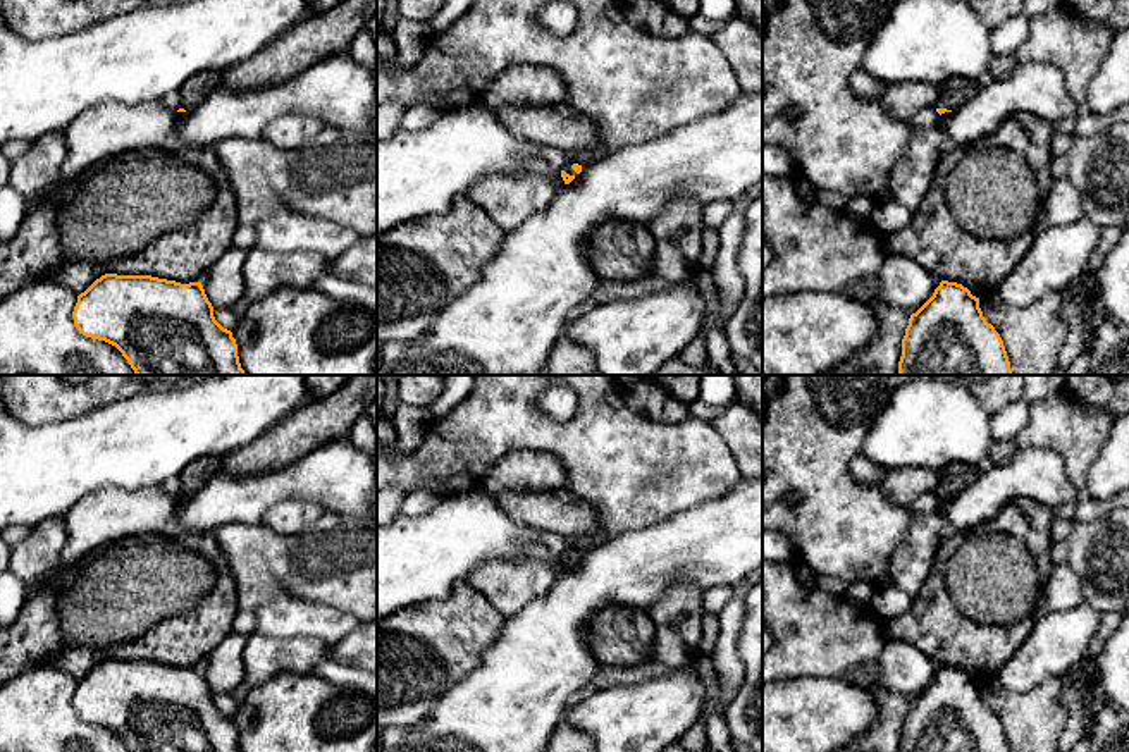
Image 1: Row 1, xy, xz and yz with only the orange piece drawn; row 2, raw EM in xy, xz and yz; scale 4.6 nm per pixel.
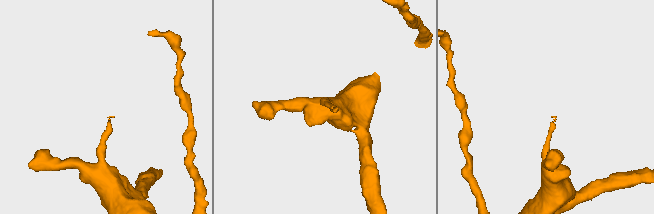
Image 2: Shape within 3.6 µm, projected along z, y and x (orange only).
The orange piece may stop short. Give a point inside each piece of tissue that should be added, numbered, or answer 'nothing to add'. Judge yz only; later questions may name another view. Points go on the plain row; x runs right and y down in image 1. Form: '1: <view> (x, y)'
1: yz (954, 477)

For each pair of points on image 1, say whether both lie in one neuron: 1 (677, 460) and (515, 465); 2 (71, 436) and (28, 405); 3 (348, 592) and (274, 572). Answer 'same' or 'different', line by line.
1: different
2: different
3: same

